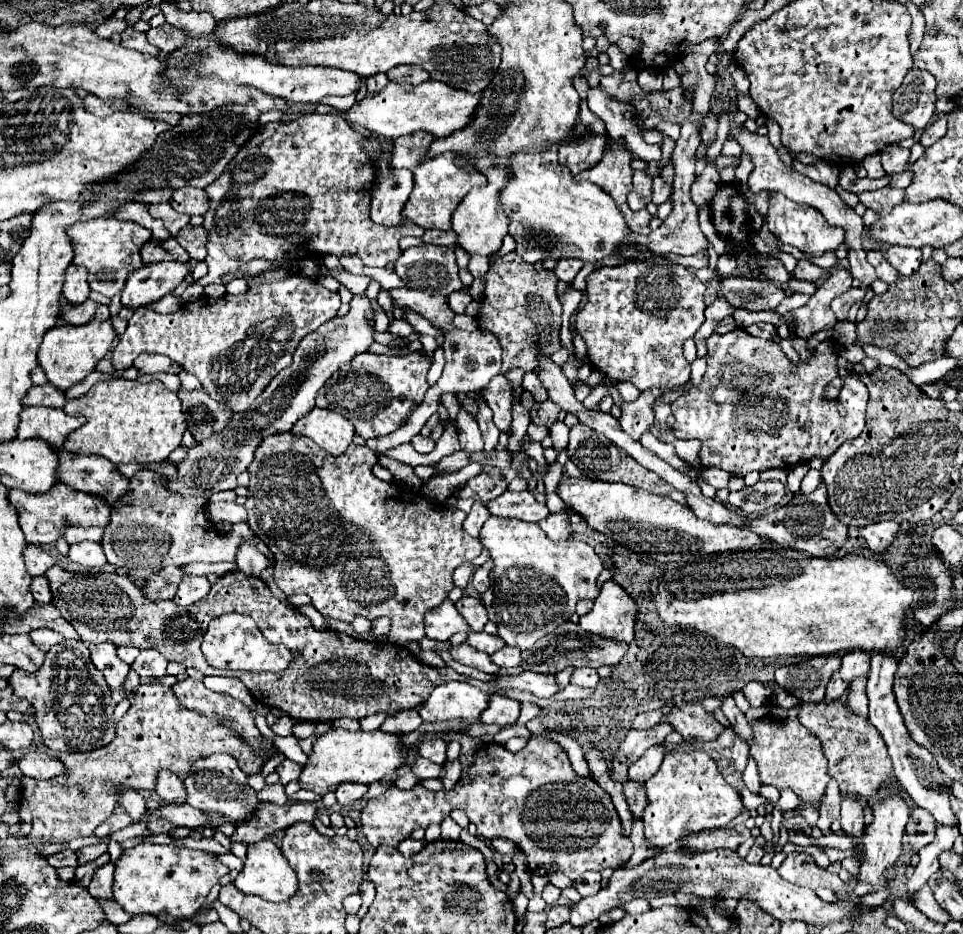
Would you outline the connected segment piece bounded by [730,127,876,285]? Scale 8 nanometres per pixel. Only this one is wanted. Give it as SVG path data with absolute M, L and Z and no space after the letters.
M740 127L734 137L730 137L734 141L738 141L742 145L742 149L752 157L752 163L754 163L754 171L750 173L750 179L748 179L748 185L750 185L750 191L752 193L758 193L758 191L780 191L784 193L790 201L796 201L796 203L802 203L802 205L810 205L814 209L818 209L826 221L834 223L834 225L840 225L844 231L846 231L846 245L850 247L850 253L848 253L848 263L852 267L852 277L858 279L860 283L864 285L872 285L876 281L876 273L874 273L874 267L866 261L866 251L862 249L862 233L864 233L864 223L862 223L862 217L858 217L854 213L854 209L846 207L842 203L842 199L838 197L838 193L822 183L816 183L816 181L810 181L806 177L802 177L798 171L794 171L792 167L784 165L778 157L778 151L770 145L768 137L762 137L758 133L748 133L744 127Z

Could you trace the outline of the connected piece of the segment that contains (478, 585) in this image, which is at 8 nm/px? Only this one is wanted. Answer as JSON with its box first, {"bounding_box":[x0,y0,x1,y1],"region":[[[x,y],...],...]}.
{"bounding_box":[472,561,492,593],"region":[[[486,561],[484,565],[480,565],[476,571],[474,571],[474,575],[472,575],[472,585],[474,585],[474,589],[478,591],[478,593],[484,593],[486,589],[488,589],[488,585],[490,585],[490,571],[492,571],[492,561]]]}

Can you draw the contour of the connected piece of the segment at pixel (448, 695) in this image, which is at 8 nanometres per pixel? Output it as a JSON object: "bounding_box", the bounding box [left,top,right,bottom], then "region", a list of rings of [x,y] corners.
{"bounding_box":[418,681,490,721],"region":[[[450,681],[434,689],[428,701],[418,709],[424,721],[452,721],[452,719],[478,719],[488,707],[490,695],[468,683]]]}

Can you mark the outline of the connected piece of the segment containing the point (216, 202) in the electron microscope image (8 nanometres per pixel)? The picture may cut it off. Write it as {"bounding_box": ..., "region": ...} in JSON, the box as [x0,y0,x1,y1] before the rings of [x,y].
{"bounding_box":[198,113,424,287],"region":[[[314,113],[314,115],[304,115],[304,117],[300,117],[298,121],[292,121],[292,123],[268,123],[264,127],[260,127],[254,133],[254,137],[250,137],[240,147],[240,151],[234,155],[234,159],[230,161],[226,171],[214,181],[214,185],[206,187],[206,197],[210,201],[210,209],[204,213],[202,227],[208,231],[208,243],[206,243],[206,249],[208,249],[208,257],[206,257],[208,273],[198,283],[202,287],[212,285],[212,283],[222,283],[222,275],[236,271],[240,265],[244,265],[244,263],[248,263],[252,259],[266,259],[266,261],[272,261],[276,267],[280,267],[284,263],[292,263],[296,259],[310,257],[310,255],[322,257],[324,253],[332,253],[332,255],[340,257],[344,253],[350,253],[350,255],[358,255],[364,261],[364,265],[368,265],[368,267],[386,267],[388,263],[394,263],[396,257],[402,253],[400,247],[398,247],[398,241],[402,237],[406,237],[406,235],[422,237],[424,229],[414,225],[414,223],[410,223],[410,221],[404,221],[404,225],[398,227],[398,229],[386,229],[384,225],[376,225],[374,221],[370,221],[370,191],[372,191],[374,177],[376,177],[374,163],[364,153],[362,135],[358,131],[354,131],[344,119],[340,119],[336,115],[318,115],[318,113]]]}

